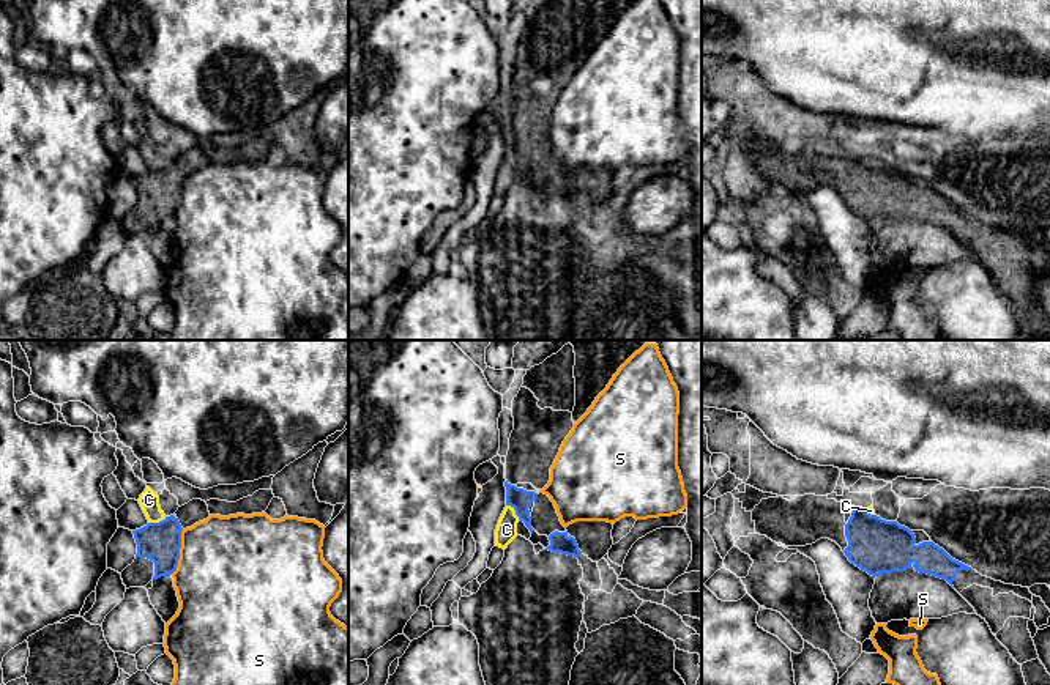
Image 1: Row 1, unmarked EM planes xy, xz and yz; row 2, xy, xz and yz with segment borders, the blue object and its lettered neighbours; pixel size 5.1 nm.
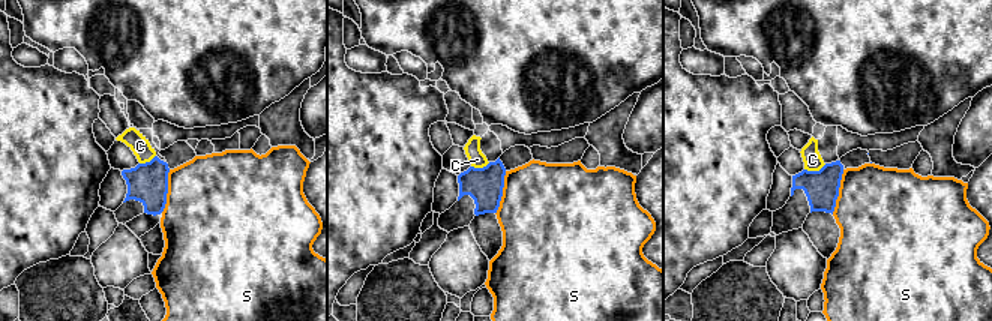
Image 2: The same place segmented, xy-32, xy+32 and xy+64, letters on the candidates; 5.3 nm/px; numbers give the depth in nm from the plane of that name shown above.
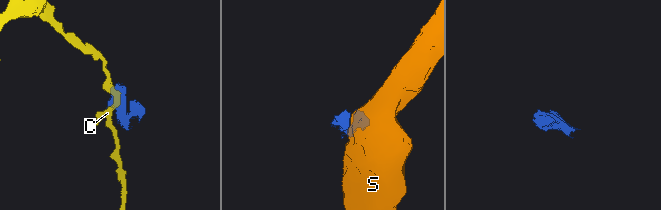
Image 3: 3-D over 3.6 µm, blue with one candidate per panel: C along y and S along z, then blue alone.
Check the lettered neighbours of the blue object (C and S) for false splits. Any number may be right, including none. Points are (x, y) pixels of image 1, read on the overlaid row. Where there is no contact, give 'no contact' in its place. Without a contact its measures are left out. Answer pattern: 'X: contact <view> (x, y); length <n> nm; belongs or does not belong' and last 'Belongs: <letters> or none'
C: contact xy (156, 523); length 100 nm; does not belong
S: contact xy (178, 551); length 240 nm; does not belong
Belongs: none

